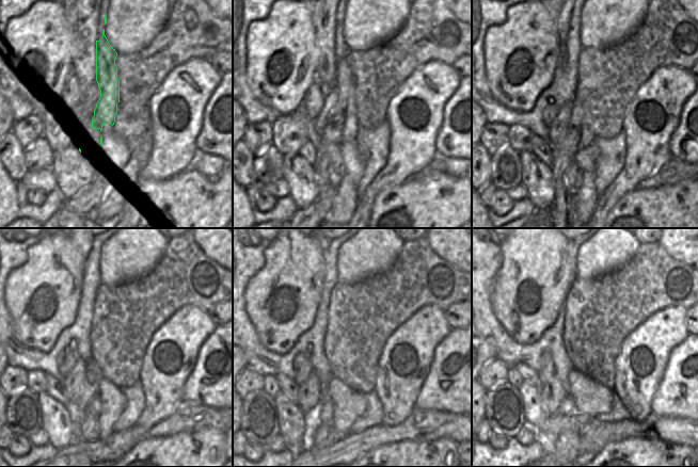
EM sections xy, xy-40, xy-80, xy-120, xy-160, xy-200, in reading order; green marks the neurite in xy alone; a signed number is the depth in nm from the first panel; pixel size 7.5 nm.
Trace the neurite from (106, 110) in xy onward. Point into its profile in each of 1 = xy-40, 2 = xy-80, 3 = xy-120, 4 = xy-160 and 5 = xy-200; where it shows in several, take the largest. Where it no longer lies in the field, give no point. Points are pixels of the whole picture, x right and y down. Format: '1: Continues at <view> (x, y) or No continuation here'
1: Continues at xy-40 (342, 128)
2: Continues at xy-80 (576, 134)
3: Continues at xy-120 (92, 376)
4: Continues at xy-160 (312, 418)
5: Continues at xy-200 (546, 441).

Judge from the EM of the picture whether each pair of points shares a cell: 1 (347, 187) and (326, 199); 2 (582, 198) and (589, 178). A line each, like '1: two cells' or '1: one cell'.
1: two cells
2: one cell

